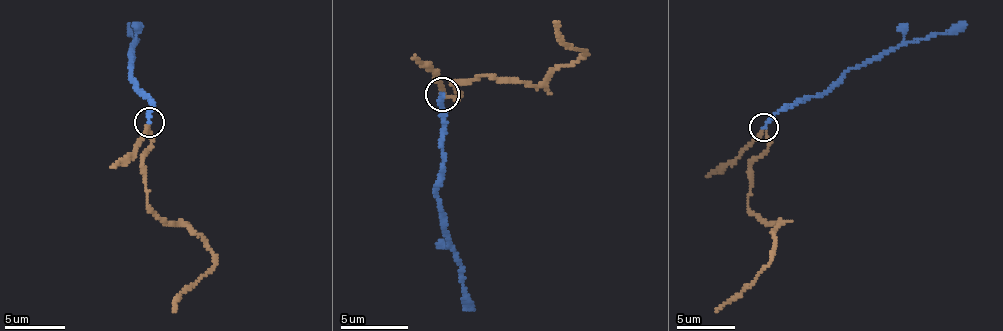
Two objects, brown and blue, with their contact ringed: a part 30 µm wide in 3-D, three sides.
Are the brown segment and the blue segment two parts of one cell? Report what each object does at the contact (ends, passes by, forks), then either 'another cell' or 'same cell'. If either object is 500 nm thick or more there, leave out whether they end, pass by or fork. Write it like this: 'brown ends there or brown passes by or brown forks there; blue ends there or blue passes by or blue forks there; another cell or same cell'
brown passes by; blue ends there; another cell

